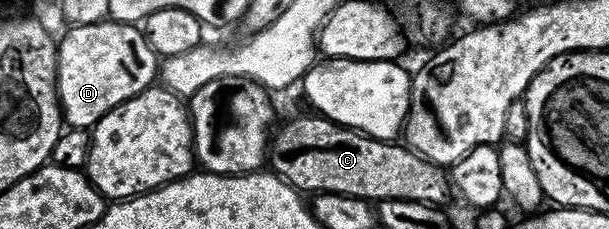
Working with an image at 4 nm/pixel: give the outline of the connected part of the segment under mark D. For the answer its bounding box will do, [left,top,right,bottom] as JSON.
[56,20,160,129]

